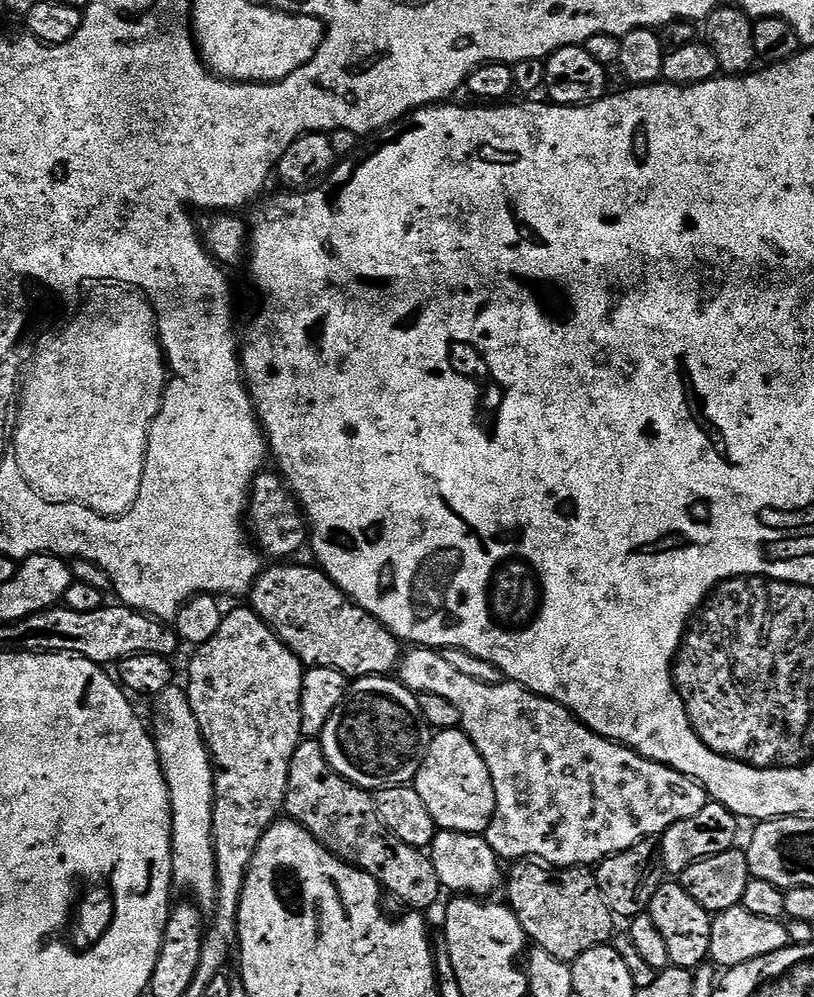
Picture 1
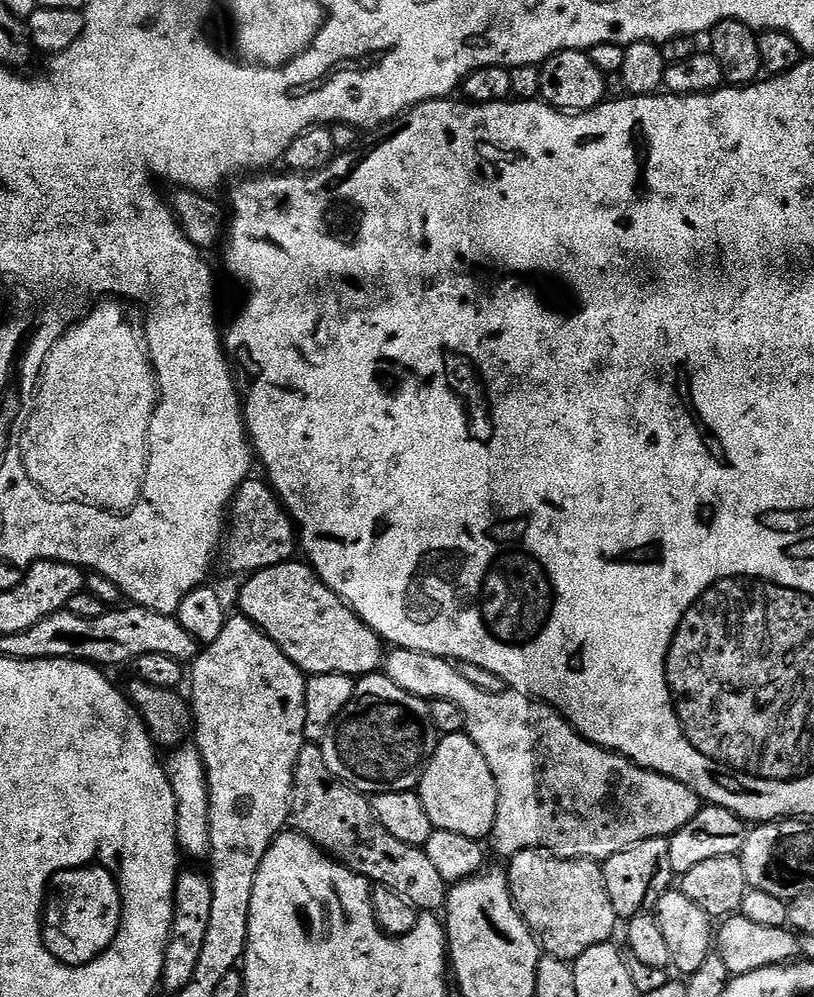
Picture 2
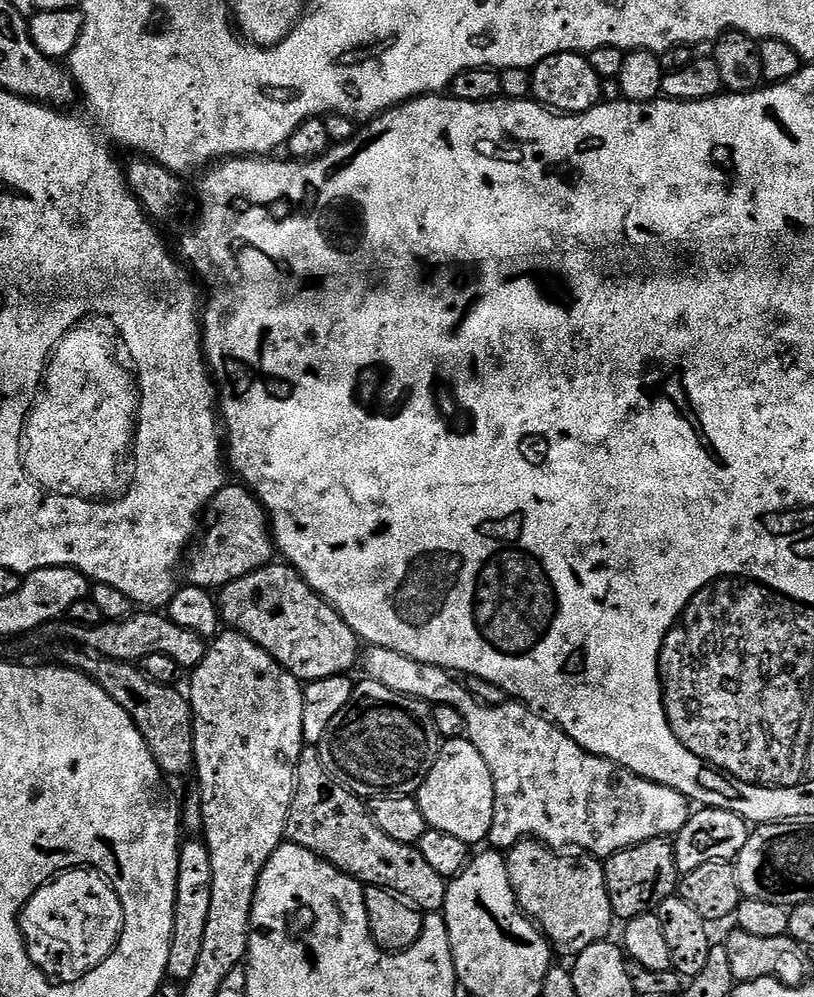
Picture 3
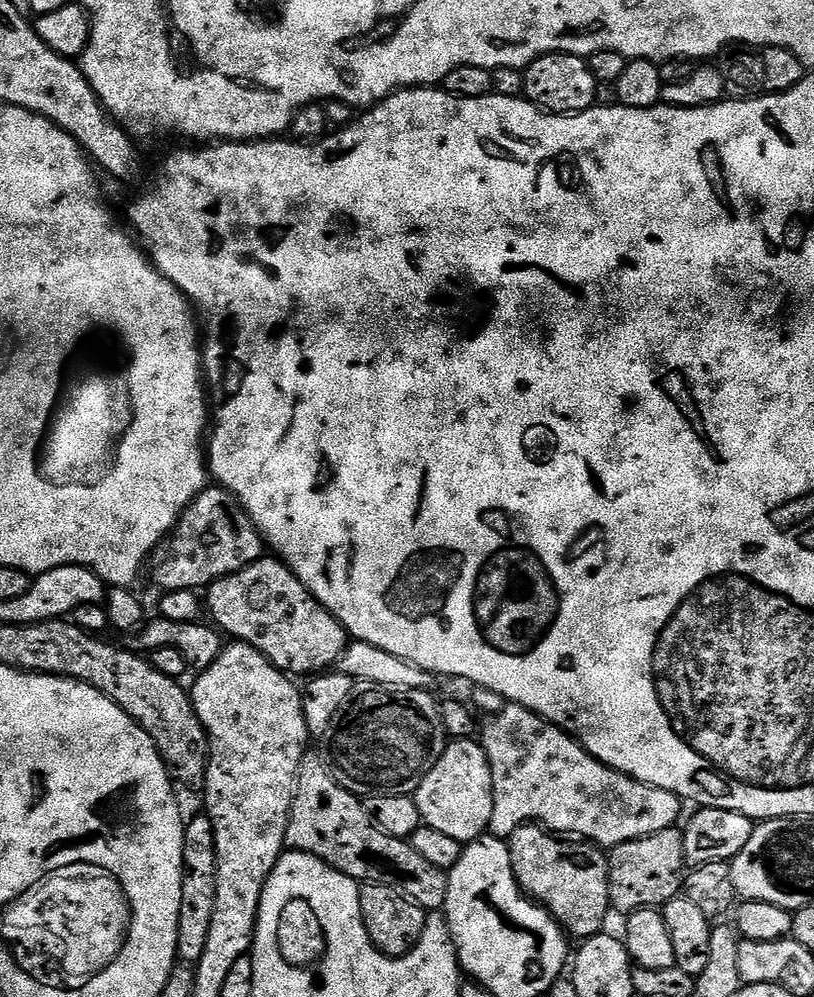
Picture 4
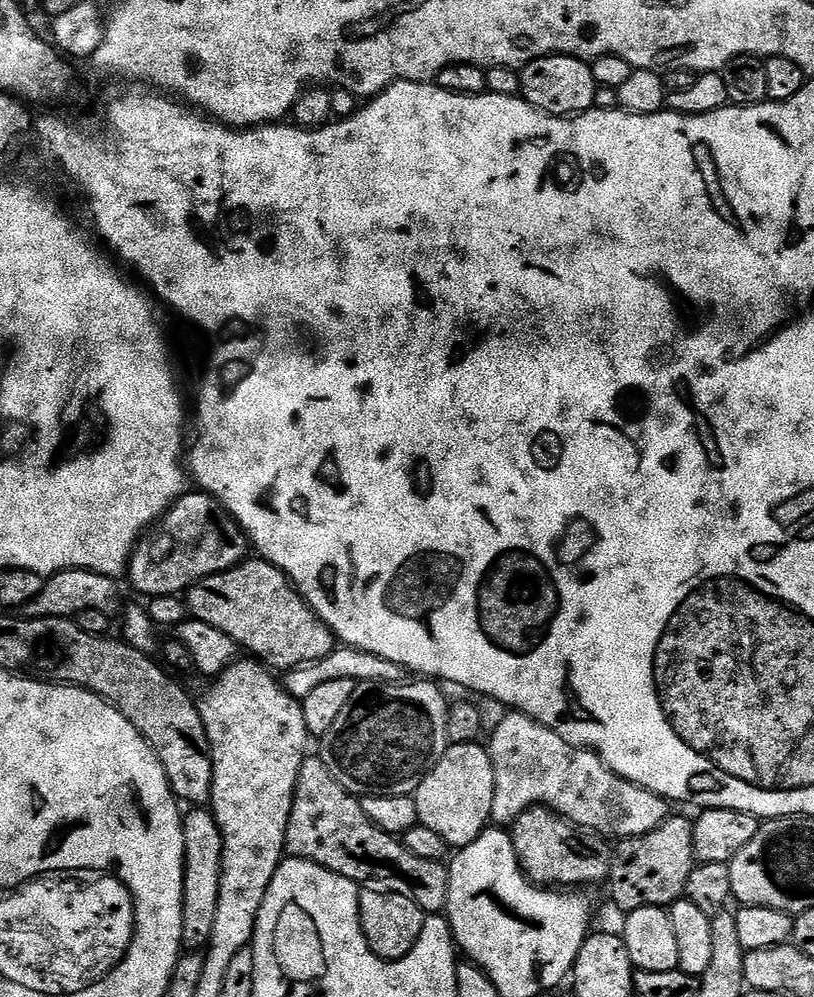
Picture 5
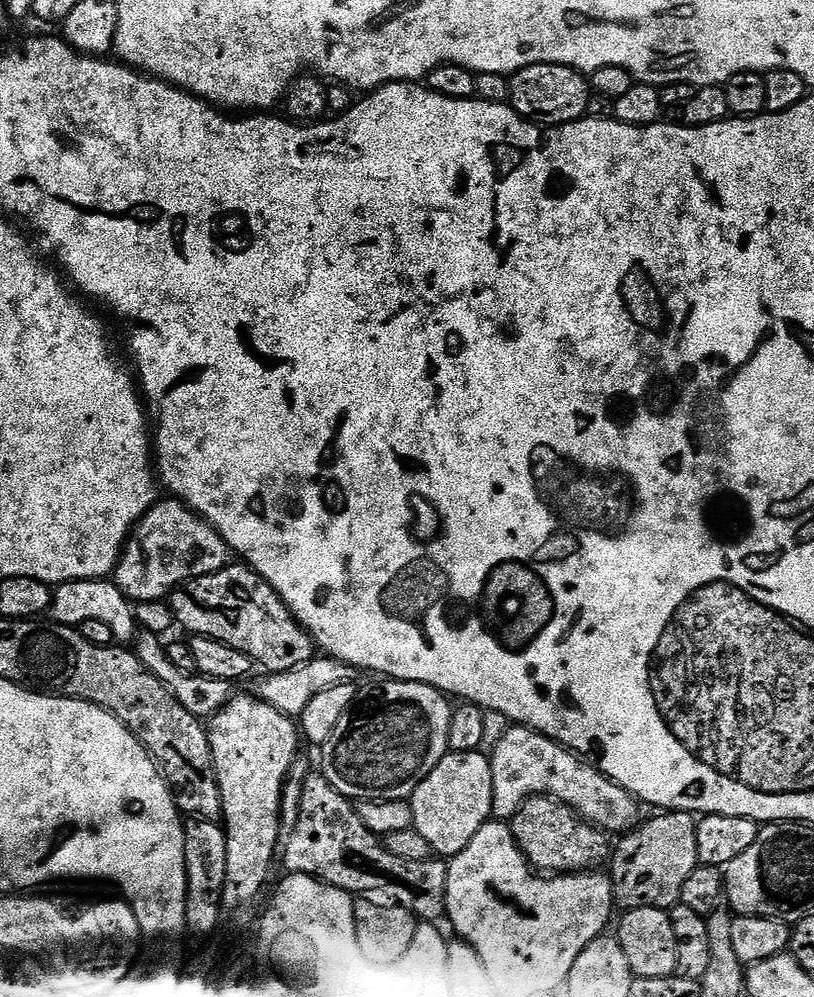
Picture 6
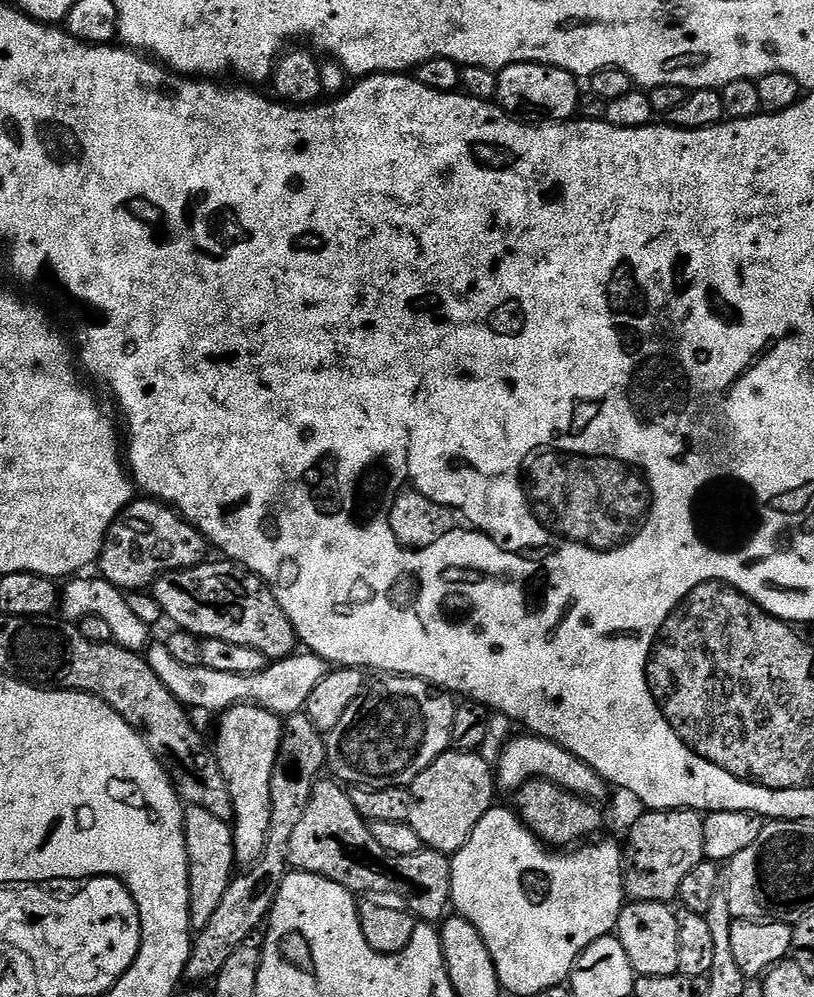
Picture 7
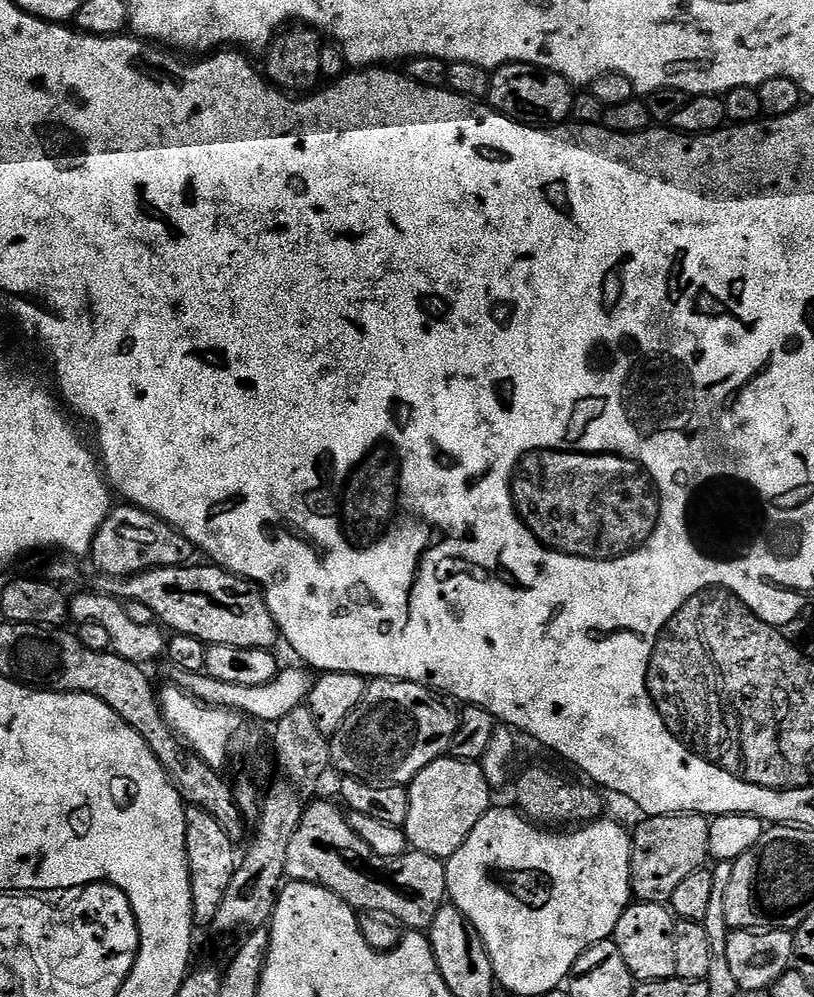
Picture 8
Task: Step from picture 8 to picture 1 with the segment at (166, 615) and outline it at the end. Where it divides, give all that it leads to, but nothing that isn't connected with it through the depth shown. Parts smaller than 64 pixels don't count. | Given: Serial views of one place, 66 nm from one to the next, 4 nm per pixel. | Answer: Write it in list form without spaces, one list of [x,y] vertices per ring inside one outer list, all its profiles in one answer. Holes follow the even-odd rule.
[[[288,562],[281,563],[279,566],[272,566],[276,568],[265,567],[260,573],[260,577],[252,583],[252,590],[250,593],[250,607],[252,611],[258,615],[271,626],[278,634],[278,638],[285,644],[291,652],[299,658],[300,663],[304,665],[305,669],[309,668],[329,668],[330,670],[338,670],[343,676],[349,678],[359,678],[362,676],[388,676],[397,671],[402,655],[401,641],[396,639],[396,636],[389,628],[382,626],[373,618],[369,612],[362,610],[356,605],[354,600],[351,600],[347,594],[334,583],[325,572],[321,572],[319,567],[311,566],[312,568],[303,568],[300,564],[292,564]]]

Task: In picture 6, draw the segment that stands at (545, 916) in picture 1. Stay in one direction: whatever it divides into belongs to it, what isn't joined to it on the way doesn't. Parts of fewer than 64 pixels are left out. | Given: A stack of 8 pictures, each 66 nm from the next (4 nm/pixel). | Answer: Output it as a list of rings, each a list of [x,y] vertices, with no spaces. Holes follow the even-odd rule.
[[[532,796],[522,802],[510,821],[512,833],[521,852],[528,857],[533,869],[548,874],[587,872],[601,867],[609,859],[610,836],[603,828],[584,819],[563,800],[555,796]]]

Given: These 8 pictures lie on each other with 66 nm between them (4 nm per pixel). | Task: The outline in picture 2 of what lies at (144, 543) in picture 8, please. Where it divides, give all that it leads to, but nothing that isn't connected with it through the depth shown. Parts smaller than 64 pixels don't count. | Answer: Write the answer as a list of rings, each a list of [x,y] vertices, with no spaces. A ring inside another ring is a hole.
[[[263,479],[241,482],[226,509],[226,535],[222,540],[222,560],[232,572],[251,574],[270,566],[287,564],[298,552],[298,529],[276,494]]]

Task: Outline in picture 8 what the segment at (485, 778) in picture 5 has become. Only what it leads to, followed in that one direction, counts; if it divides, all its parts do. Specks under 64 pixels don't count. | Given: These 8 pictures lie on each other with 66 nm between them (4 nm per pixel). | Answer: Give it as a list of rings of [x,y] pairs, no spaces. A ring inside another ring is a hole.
[[[441,758],[430,762],[426,770],[422,770],[412,783],[407,785],[410,798],[410,814],[406,814],[404,833],[409,845],[417,852],[425,852],[427,856],[436,856],[447,862],[456,853],[458,846],[466,842],[470,830],[478,826],[478,822],[493,807],[494,789],[486,782],[486,777],[480,769],[479,763],[471,760],[457,760],[455,758]]]

